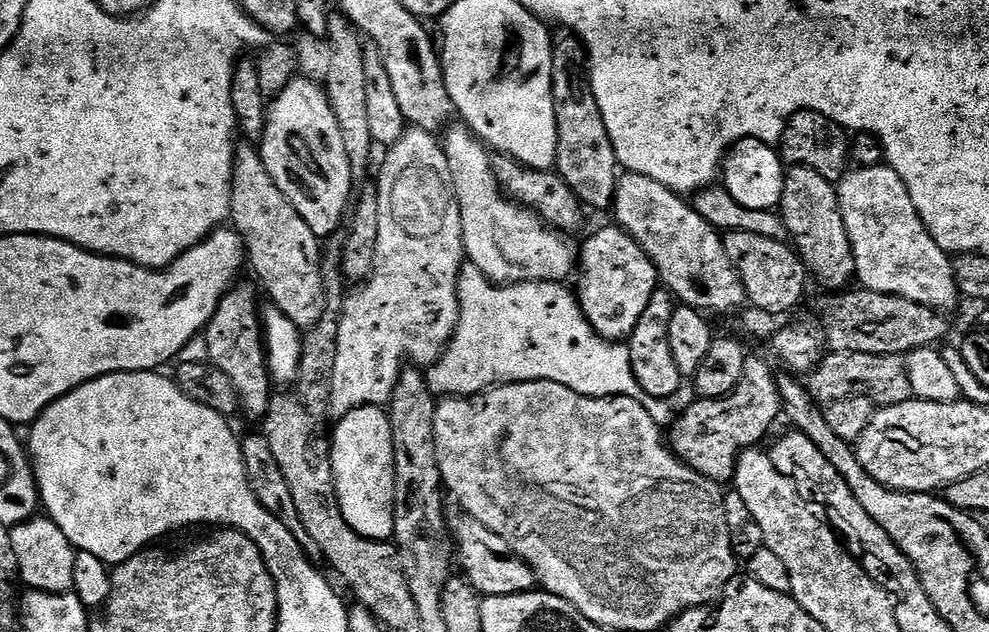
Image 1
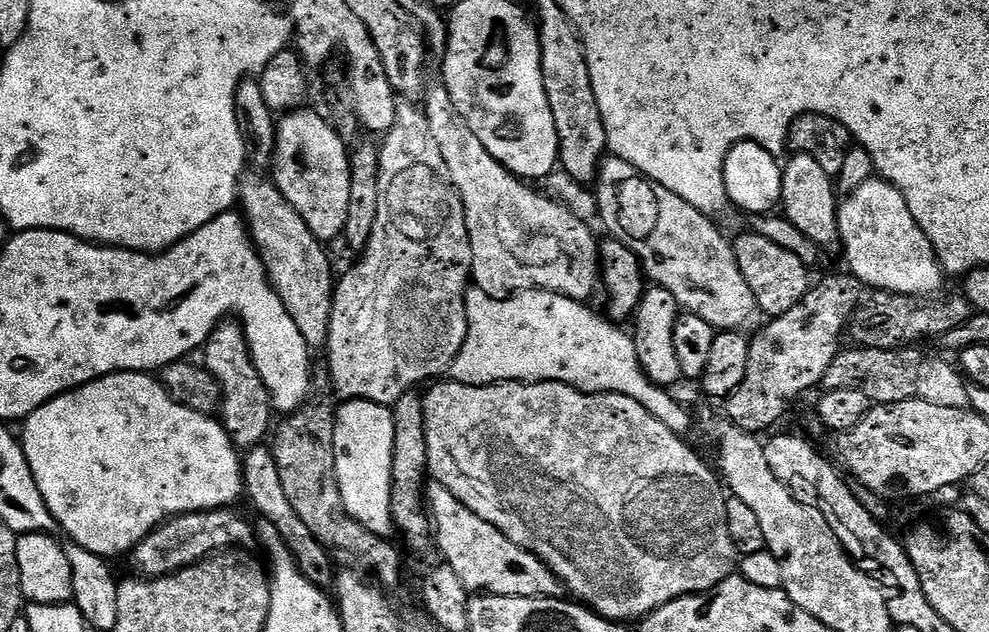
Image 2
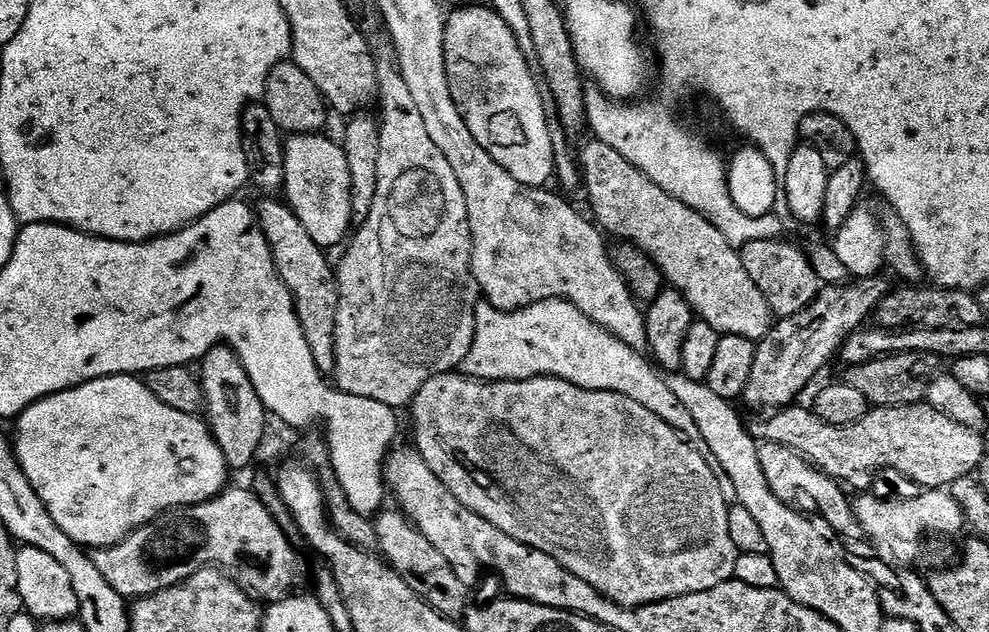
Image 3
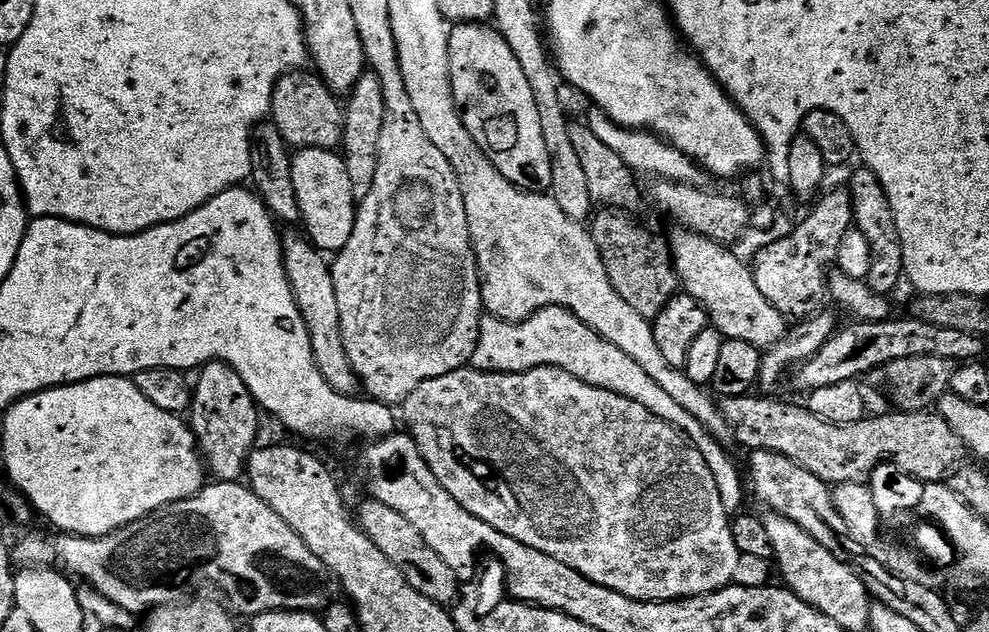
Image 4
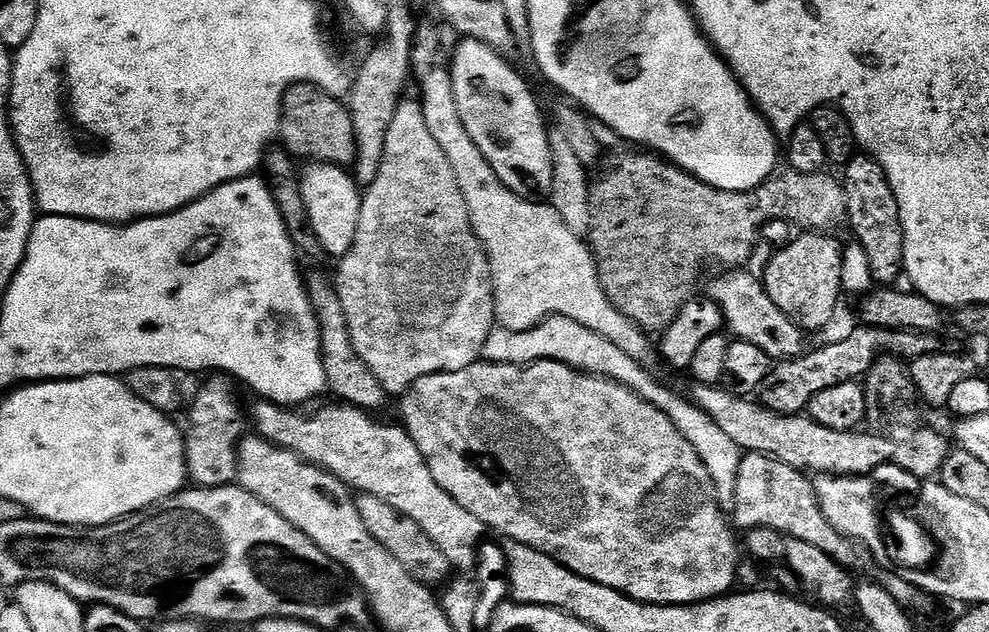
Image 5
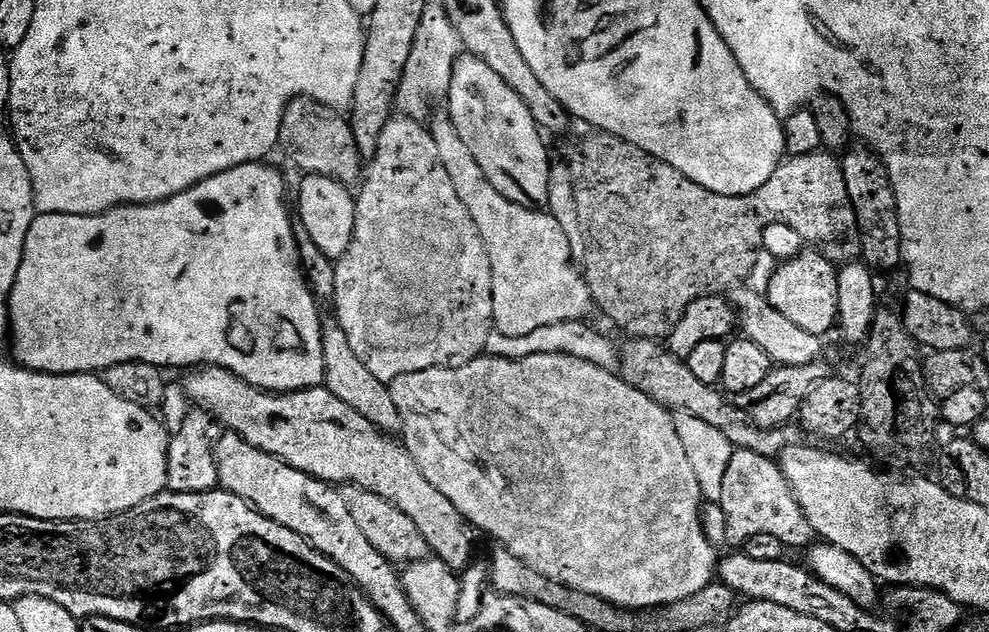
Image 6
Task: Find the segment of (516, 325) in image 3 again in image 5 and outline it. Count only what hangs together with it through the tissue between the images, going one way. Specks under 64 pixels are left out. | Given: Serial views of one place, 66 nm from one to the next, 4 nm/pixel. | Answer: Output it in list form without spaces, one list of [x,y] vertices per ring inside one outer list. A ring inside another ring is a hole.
[[[550,316],[525,332],[511,332],[499,326],[493,328],[490,338],[486,338],[483,359],[493,360],[495,364],[536,364],[540,360],[553,360],[576,368],[580,372],[586,372],[589,376],[607,376],[609,380],[626,386],[634,394],[638,394],[643,400],[662,410],[662,414],[666,414],[670,422],[678,426],[682,438],[686,438],[686,442],[694,446],[698,458],[702,460],[702,466],[710,474],[721,509],[731,509],[742,455],[738,442],[733,442],[714,422],[714,418],[710,418],[692,403],[687,395],[679,396],[678,393],[671,392],[666,385],[656,384],[655,378],[646,369],[640,368],[639,362],[621,345],[602,338],[602,334],[570,318]]]

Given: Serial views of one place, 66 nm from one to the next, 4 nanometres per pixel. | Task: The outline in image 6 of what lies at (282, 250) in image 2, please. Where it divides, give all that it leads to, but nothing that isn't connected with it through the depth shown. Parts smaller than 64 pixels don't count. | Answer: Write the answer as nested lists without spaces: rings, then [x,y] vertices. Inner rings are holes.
[[[328,314],[321,319],[320,333],[324,358],[323,387],[328,388],[334,398],[342,398],[350,410],[358,410],[358,414],[362,414],[362,418],[366,418],[366,422],[370,422],[379,432],[399,434],[402,430],[402,414],[398,414],[398,406],[394,406],[391,387],[366,370],[362,358],[354,354],[350,338],[346,338],[346,330],[340,328],[340,321],[335,315]]]

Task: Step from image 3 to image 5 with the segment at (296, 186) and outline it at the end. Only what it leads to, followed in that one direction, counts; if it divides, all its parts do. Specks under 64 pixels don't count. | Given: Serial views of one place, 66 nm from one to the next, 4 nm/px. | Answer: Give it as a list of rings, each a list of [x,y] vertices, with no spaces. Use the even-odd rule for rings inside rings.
[[[312,162],[307,167],[300,176],[300,185],[302,198],[306,198],[306,211],[310,213],[310,226],[314,226],[314,234],[324,248],[325,257],[345,256],[350,246],[354,246],[354,234],[358,234],[362,189],[353,173],[341,165]]]

